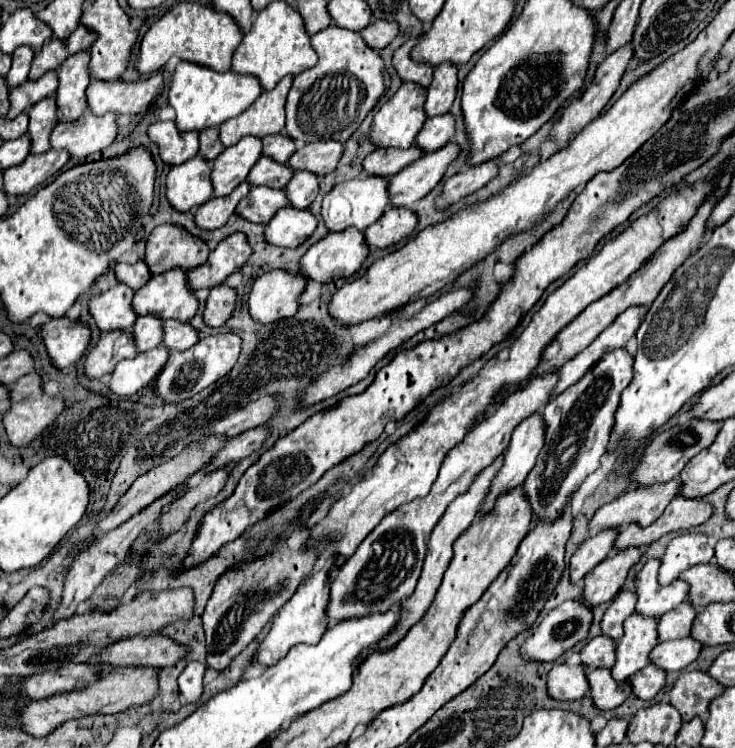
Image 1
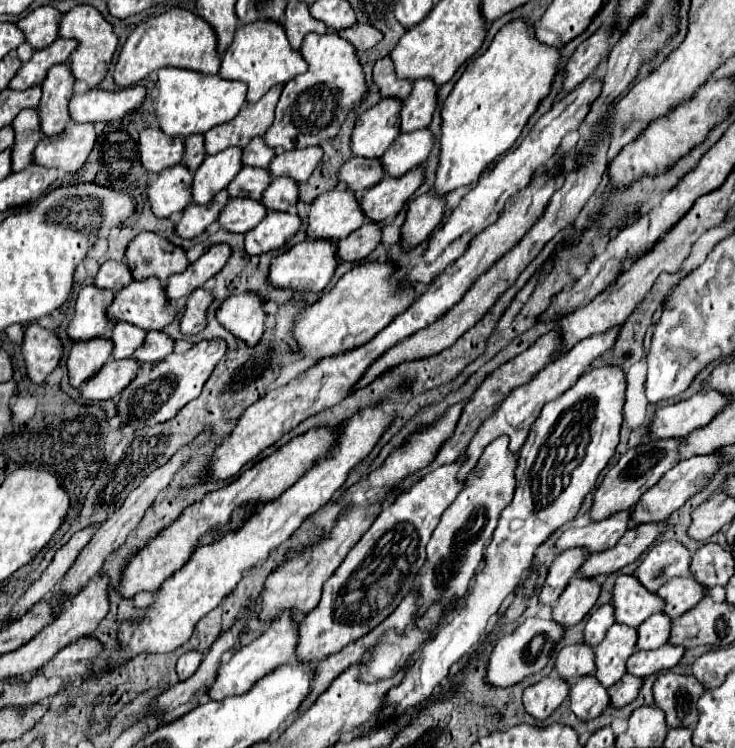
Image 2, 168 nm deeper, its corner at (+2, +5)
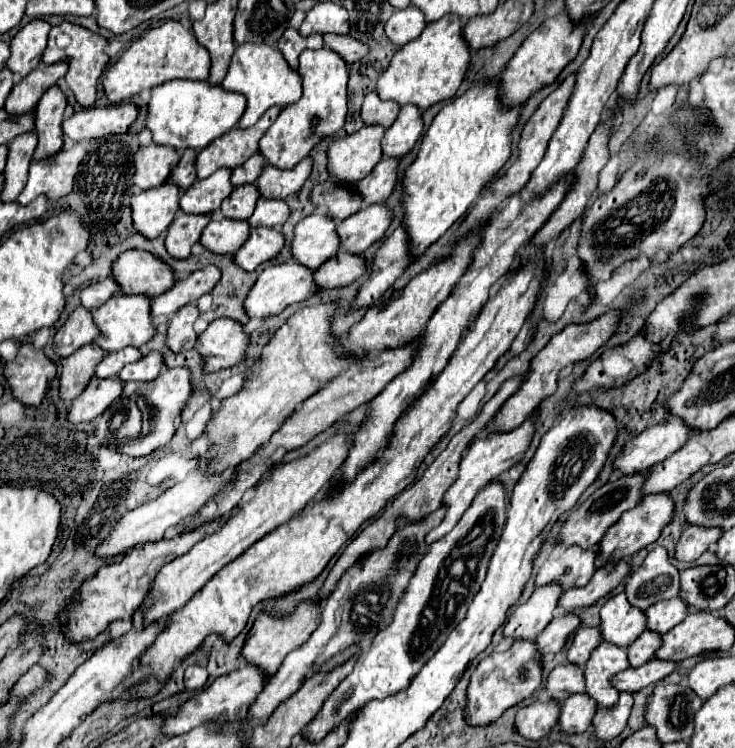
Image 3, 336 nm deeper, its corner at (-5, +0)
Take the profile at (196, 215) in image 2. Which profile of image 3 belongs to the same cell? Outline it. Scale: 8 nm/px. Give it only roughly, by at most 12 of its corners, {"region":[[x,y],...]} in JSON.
{"region":[[178,213],[166,235],[166,249],[186,259],[200,241],[210,213]]}

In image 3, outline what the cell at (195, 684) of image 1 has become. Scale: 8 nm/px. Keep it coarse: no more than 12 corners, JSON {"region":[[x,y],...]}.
{"region":[[188,665],[184,683],[186,689],[202,689],[208,673],[200,665]]}

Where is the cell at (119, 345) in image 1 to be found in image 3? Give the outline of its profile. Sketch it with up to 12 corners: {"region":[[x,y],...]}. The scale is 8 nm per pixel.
{"region":[[84,345],[62,361],[60,397],[70,403],[94,377],[104,351]]}

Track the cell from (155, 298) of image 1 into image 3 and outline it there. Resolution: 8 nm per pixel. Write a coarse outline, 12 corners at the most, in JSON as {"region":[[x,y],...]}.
{"region":[[116,293],[94,311],[112,353],[156,335],[146,295]]}

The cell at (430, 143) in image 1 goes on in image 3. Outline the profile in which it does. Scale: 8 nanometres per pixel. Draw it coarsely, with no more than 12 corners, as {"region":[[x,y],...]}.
{"region":[[384,157],[354,185],[366,203],[386,201],[398,183],[400,157]]}

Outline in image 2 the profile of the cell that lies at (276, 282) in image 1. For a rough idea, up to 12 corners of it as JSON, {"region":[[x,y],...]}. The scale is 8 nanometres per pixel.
{"region":[[257,294],[229,296],[215,312],[237,340],[255,346],[267,314]]}

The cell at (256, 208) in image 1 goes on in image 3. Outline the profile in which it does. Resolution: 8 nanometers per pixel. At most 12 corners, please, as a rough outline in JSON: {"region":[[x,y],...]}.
{"region":[[210,221],[200,243],[212,253],[236,253],[250,223]]}

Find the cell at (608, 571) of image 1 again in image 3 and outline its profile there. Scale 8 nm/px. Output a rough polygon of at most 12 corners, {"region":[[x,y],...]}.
{"region":[[576,613],[556,615],[536,637],[540,655],[558,653],[580,627]]}

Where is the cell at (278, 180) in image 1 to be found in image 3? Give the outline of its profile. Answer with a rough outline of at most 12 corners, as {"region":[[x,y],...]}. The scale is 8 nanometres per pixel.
{"region":[[254,183],[236,187],[222,203],[224,217],[248,219],[260,199]]}

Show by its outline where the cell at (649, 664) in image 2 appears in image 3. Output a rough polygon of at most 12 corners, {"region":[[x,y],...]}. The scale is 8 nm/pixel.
{"region":[[650,659],[618,673],[612,685],[636,693],[676,669],[676,661]]}

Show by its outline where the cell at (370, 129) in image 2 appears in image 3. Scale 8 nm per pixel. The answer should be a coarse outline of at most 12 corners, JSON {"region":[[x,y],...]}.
{"region":[[382,125],[336,139],[330,173],[354,185],[382,159]]}

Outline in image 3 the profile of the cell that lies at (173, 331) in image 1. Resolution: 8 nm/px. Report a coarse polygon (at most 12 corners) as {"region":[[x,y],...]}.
{"region":[[152,351],[126,365],[116,377],[152,381],[166,367],[164,357]]}

